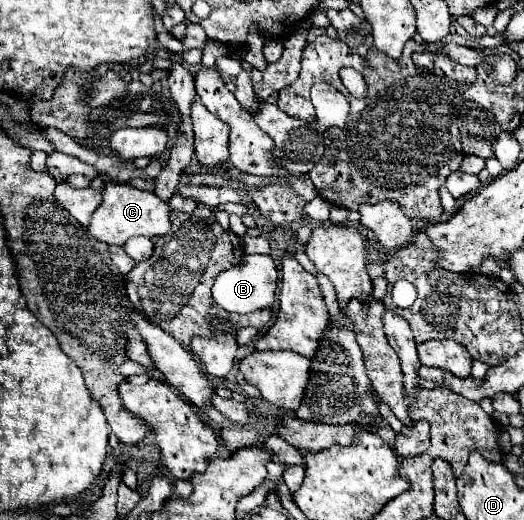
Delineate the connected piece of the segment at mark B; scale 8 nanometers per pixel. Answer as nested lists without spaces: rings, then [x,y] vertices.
[[[244,255],[242,261],[228,271],[222,271],[218,279],[212,285],[212,297],[214,301],[234,313],[252,313],[264,307],[272,307],[274,295],[276,295],[276,285],[278,285],[278,273],[276,273],[276,263],[270,255]]]

